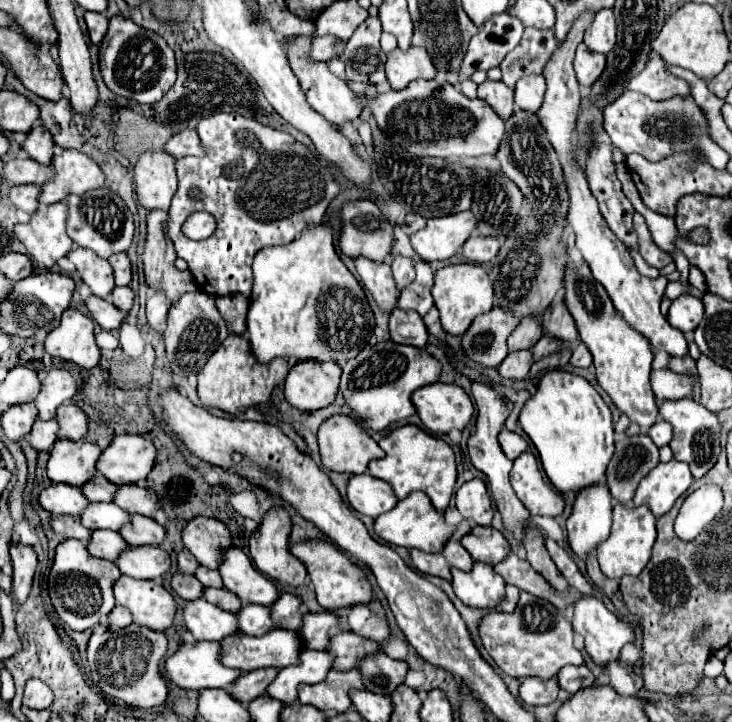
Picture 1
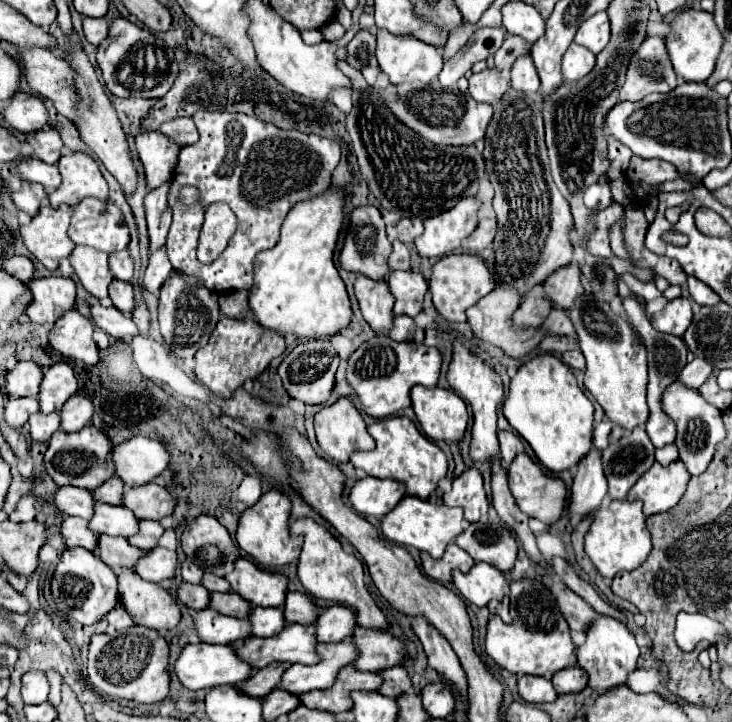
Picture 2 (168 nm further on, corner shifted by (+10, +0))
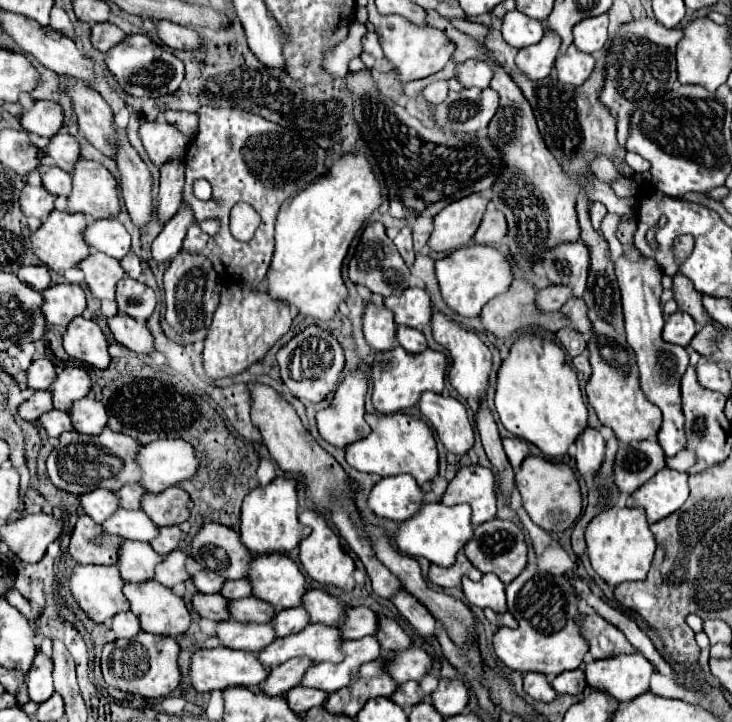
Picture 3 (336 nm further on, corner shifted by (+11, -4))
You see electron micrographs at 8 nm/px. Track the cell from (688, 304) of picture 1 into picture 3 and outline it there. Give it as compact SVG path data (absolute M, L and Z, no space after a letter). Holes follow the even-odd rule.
M678 310L666 318L666 324L662 330L662 338L666 342L678 344L678 346L688 346L694 334L696 334L696 322L686 312Z

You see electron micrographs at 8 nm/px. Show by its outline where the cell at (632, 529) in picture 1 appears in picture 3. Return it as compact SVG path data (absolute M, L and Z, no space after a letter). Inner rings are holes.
M610 508L600 512L586 528L586 544L592 568L608 586L618 586L626 580L644 580L656 550L642 508Z

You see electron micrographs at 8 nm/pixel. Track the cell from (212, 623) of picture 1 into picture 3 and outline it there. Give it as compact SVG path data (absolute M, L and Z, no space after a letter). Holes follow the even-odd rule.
M230 618L216 622L216 636L222 646L248 652L260 652L260 648L266 648L276 638L272 636L272 624L234 622Z

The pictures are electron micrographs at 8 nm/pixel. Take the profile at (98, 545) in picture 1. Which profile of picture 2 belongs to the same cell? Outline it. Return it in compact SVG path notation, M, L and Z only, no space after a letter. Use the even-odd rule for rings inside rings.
M99 536L99 558L113 570L133 570L137 560L145 554L141 548L133 548L127 538Z

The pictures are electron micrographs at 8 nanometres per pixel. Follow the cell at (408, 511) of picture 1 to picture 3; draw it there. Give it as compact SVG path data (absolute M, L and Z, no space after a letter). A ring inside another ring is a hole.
M422 504L416 516L404 520L396 530L396 546L400 552L408 556L422 556L438 566L452 566L456 554L464 548L464 544L472 538L470 524L470 508L468 504L444 506L444 504Z

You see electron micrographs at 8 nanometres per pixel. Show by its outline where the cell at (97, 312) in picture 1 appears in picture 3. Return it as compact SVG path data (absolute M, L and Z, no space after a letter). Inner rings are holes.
M116 314L112 318L106 318L106 324L114 336L114 340L122 346L126 346L128 350L132 352L138 352L138 354L148 354L152 352L152 334L150 330L132 320L128 314Z

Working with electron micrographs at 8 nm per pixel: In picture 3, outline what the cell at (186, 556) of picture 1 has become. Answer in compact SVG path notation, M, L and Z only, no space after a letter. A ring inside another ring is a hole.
M200 570L192 576L192 582L198 588L198 592L218 592L226 580L222 576L216 576L214 572Z

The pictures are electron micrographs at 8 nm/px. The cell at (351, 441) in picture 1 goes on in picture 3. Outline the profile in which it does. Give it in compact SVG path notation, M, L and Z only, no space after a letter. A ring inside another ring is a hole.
M360 370L350 372L338 384L332 404L316 414L316 424L318 424L320 436L328 444L332 444L332 446L336 446L340 450L346 450L346 446L350 446L356 440L362 440L362 438L366 438L370 434L370 426L364 420L364 396L366 396L366 388L368 388L366 382L368 382L368 376L364 372L360 372Z

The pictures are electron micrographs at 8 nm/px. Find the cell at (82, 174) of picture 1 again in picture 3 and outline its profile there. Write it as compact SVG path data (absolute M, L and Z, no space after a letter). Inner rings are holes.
M78 160L72 172L72 192L66 212L82 212L92 218L116 218L118 210L116 178L98 162Z

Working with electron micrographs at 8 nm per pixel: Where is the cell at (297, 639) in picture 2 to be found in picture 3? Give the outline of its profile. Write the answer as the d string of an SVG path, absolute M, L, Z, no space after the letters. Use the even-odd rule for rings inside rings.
M308 624L308 628L288 636L276 638L268 648L258 652L258 660L264 668L274 668L290 658L310 658L312 662L340 662L340 634L336 628L324 624Z

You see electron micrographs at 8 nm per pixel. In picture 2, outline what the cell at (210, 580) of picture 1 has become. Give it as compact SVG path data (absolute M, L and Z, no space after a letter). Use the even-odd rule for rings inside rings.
M213 574L203 576L203 586L209 592L231 592L231 584L225 578L219 578L219 576L213 576Z

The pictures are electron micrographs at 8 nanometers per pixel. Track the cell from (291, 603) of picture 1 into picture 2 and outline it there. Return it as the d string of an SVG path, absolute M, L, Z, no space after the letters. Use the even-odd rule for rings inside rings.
M289 592L283 610L285 610L285 620L289 624L293 624L293 622L305 624L305 626L315 624L317 616L319 616L319 610L317 610L317 604L313 602L313 598L303 592Z

